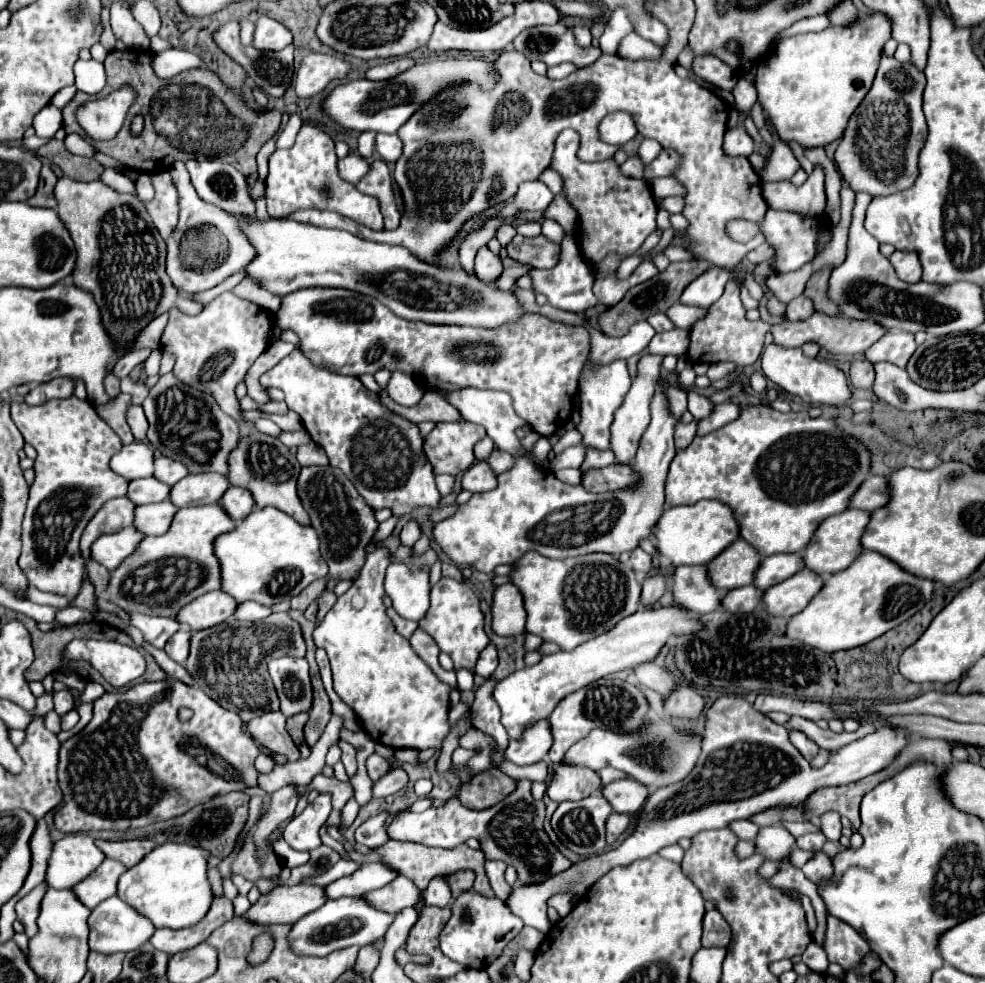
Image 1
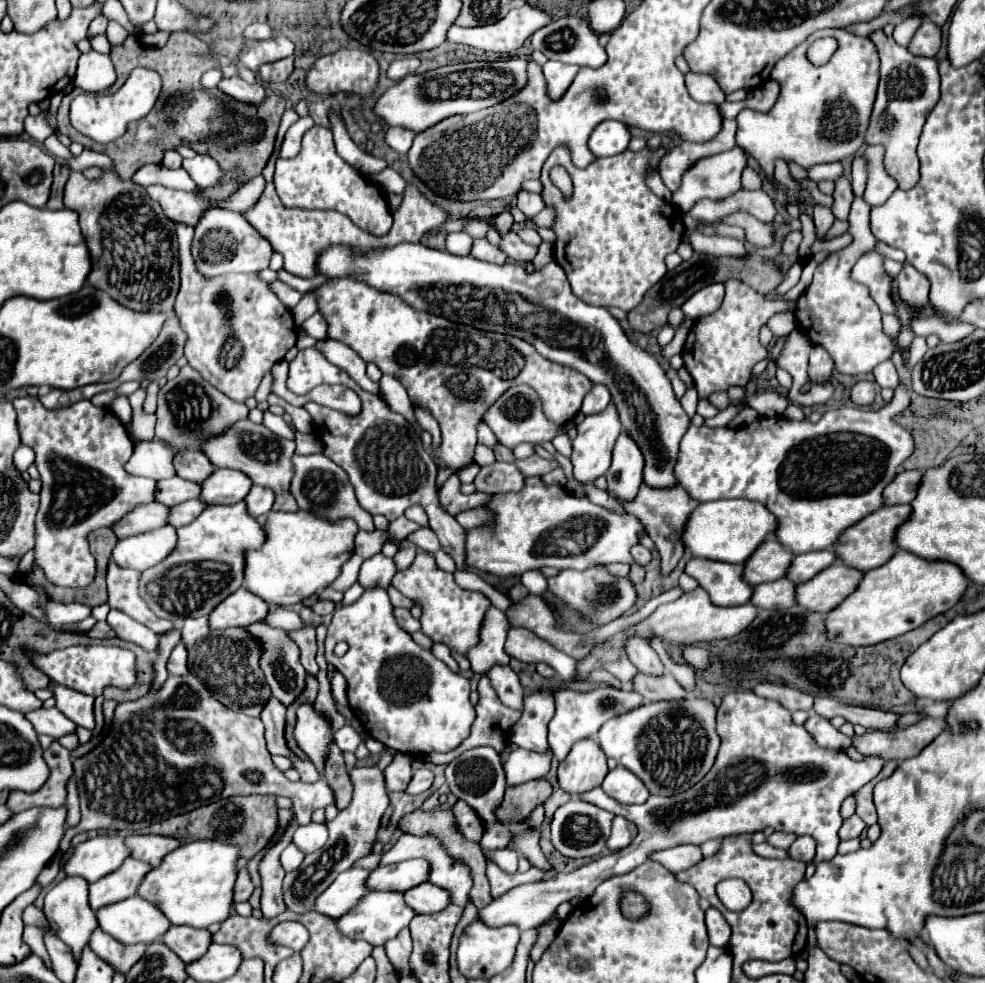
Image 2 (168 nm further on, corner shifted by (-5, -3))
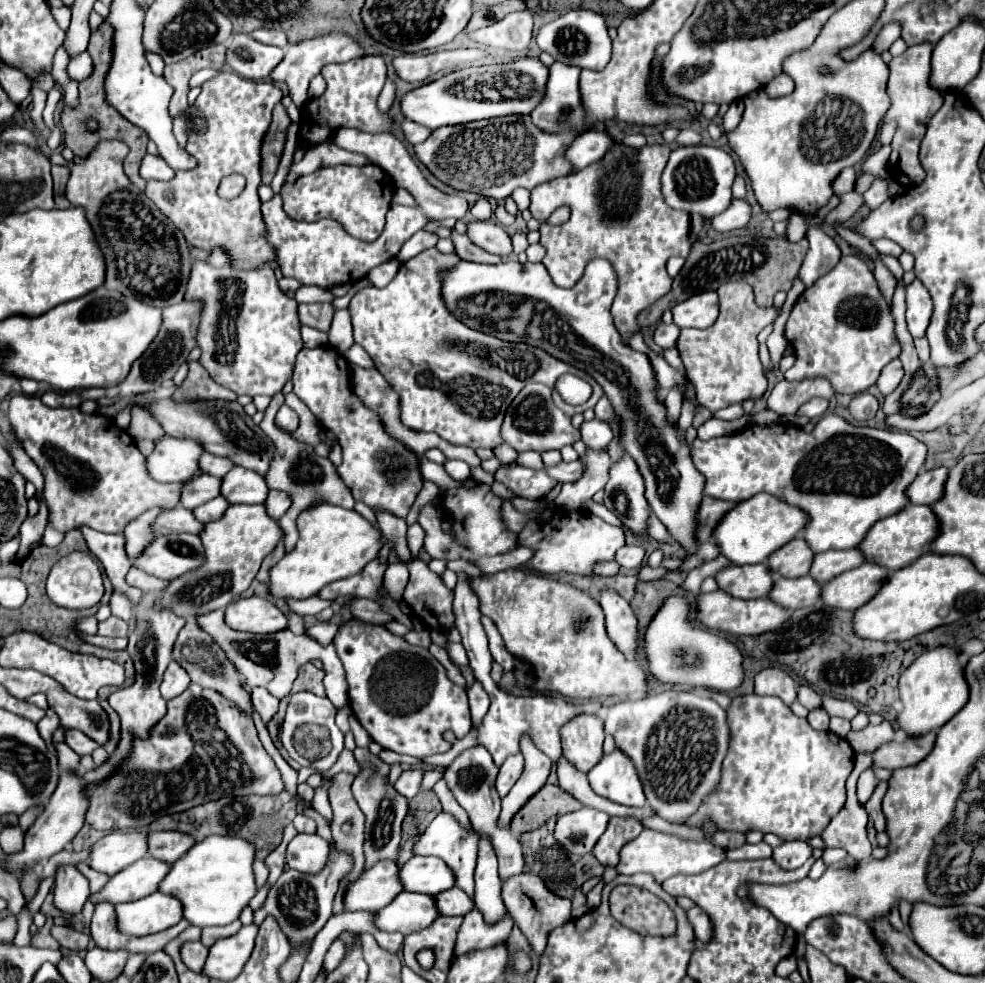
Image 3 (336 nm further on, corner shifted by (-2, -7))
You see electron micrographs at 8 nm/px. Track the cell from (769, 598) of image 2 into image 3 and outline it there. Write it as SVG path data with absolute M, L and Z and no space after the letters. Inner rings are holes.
M810 576L778 578L768 596L788 610L798 610L820 600L820 584Z

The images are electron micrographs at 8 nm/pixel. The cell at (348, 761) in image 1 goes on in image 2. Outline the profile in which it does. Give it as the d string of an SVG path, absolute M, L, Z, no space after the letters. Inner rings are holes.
M367 766L367 768L353 768L349 772L351 782L355 786L353 792L353 800L351 804L339 812L339 816L331 822L327 822L329 828L329 840L327 844L305 856L303 864L295 870L289 872L283 880L283 894L285 894L285 904L289 910L293 912L309 912L313 908L315 898L327 890L327 886L345 870L351 868L351 864L357 858L363 858L371 852L373 842L375 842L375 834L381 826L381 818L389 806L389 798L387 798L387 790L383 784L383 774L377 766Z

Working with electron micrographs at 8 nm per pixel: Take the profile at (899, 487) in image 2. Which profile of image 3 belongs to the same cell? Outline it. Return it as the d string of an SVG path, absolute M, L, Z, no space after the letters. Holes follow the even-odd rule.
M936 468L920 472L918 478L908 488L908 498L912 504L934 504L942 498L942 488L948 478L948 468Z

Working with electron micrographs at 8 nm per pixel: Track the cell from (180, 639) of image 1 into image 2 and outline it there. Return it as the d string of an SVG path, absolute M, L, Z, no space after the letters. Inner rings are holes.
M179 642L173 648L173 652L169 656L169 662L167 662L167 670L171 674L187 674L189 672L187 670L187 650L185 650L185 644L183 642Z

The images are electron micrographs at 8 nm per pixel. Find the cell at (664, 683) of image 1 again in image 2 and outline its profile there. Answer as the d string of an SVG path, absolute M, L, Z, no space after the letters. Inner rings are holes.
M635 636L635 638L629 638L625 652L627 652L627 658L637 666L637 670L639 670L641 674L657 676L657 674L665 672L661 660L659 660L659 656L657 656L657 652L649 646L647 640L637 638L637 636Z

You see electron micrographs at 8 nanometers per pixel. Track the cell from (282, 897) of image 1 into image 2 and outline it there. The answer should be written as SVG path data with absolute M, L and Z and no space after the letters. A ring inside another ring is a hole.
M351 868L342 872L321 894L321 898L317 898L313 910L321 912L321 914L329 914L331 918L343 916L345 912L349 912L349 908L353 908L357 904L357 900L361 896L365 896L369 892L365 888L365 880L370 873L361 868Z

